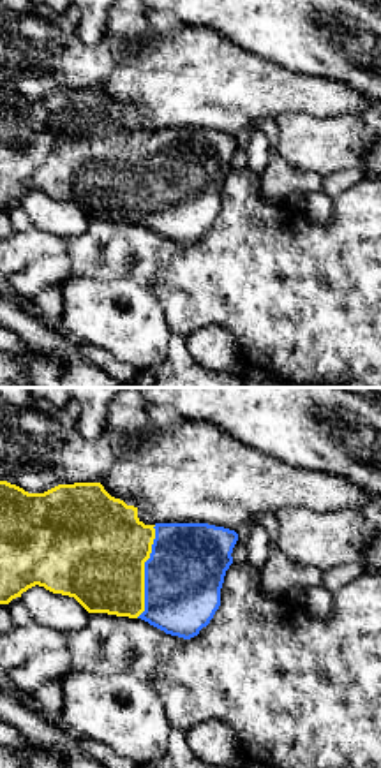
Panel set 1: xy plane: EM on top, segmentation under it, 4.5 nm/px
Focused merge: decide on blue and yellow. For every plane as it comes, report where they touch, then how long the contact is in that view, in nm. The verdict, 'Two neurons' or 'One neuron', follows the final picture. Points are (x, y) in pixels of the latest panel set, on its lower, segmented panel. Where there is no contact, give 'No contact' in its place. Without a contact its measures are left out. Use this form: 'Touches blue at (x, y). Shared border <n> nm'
Touches blue at (145, 571). Shared border 440 nm

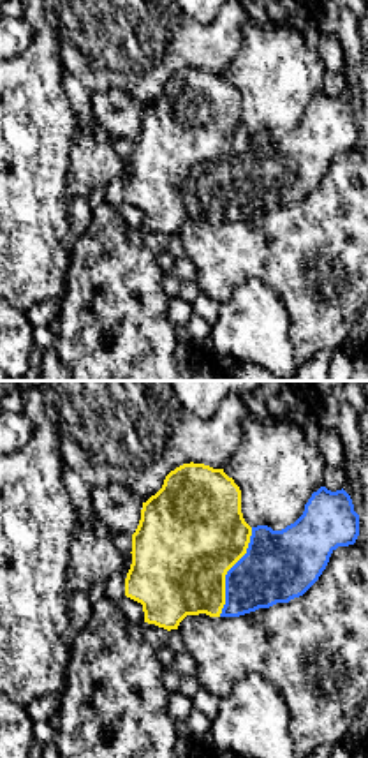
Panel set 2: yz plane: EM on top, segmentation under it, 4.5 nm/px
Touches blue at (228, 572). Shared border 440 nm

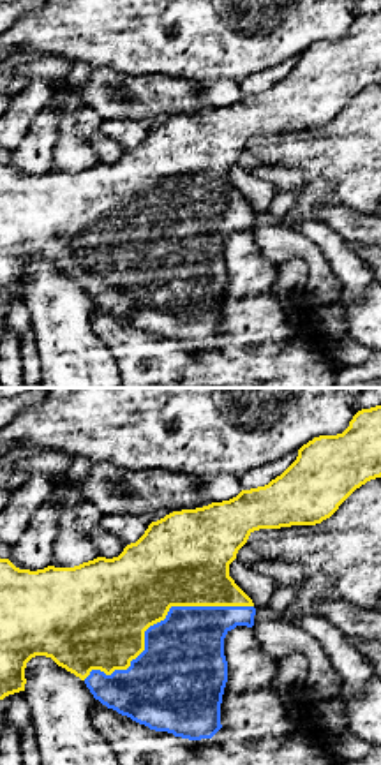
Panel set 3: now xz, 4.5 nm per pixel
Touches blue at (161, 621). Shared border 850 nm

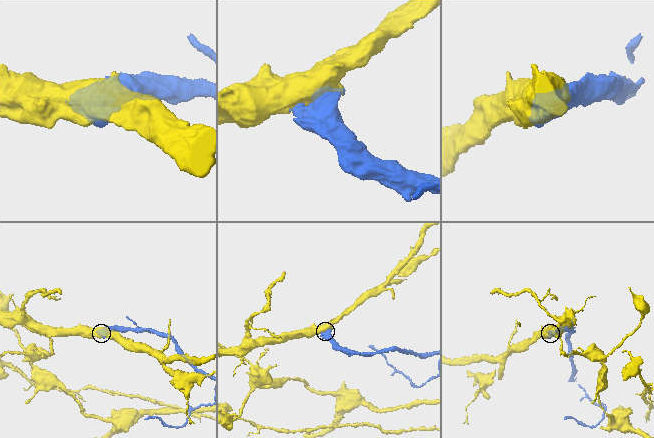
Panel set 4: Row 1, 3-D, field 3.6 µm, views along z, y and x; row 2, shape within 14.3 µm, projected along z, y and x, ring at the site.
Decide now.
One neuron

